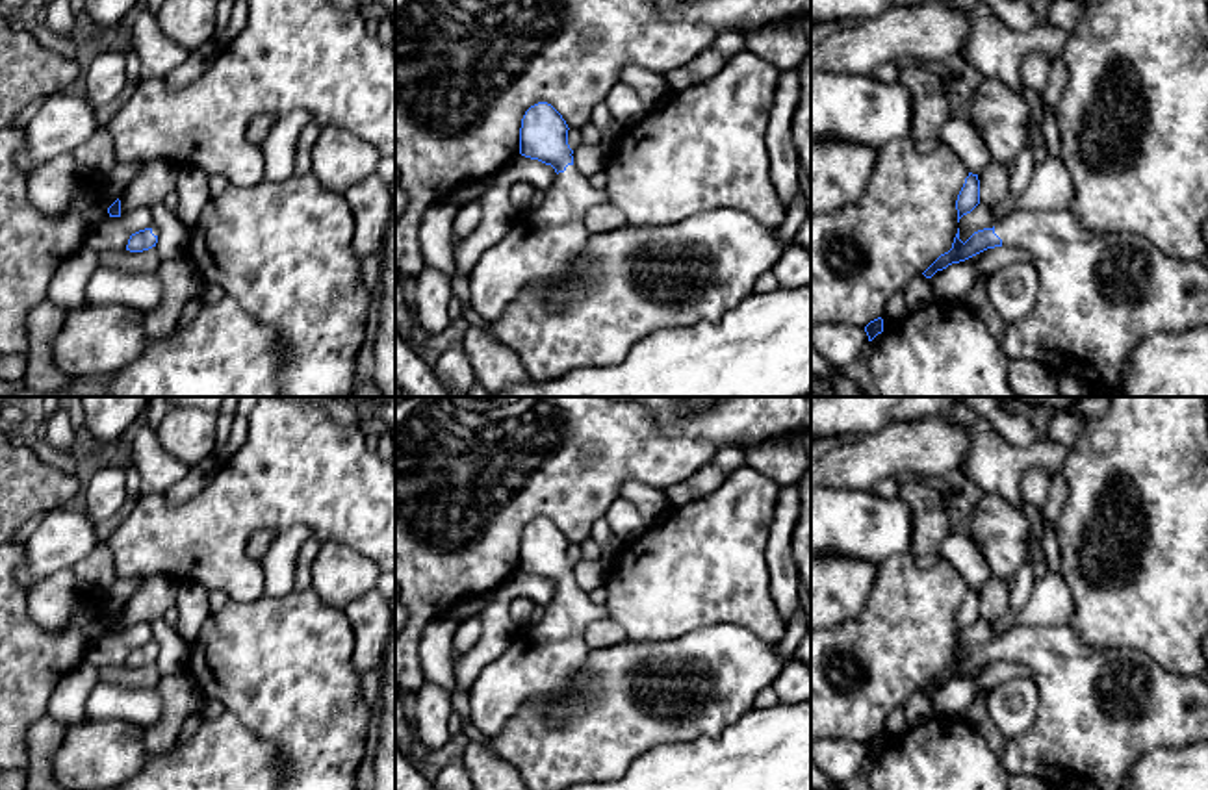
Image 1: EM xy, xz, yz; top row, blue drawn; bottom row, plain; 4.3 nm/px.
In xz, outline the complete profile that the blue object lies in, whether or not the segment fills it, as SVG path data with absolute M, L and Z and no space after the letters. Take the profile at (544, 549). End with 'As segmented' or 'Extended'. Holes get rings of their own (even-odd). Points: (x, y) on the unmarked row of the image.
M547 517L531 521L521 534L520 569L551 580L557 592L544 608L542 619L538 623L516 625L516 636L508 647L477 675L469 690L469 723L481 736L492 740L531 701L555 701L573 682L585 688L586 697L592 697L596 692L594 684L581 675L590 655L590 647L585 643L585 629L592 621L607 619L609 610L605 605L592 603L588 593L573 582L568 545L562 530Z. Extended

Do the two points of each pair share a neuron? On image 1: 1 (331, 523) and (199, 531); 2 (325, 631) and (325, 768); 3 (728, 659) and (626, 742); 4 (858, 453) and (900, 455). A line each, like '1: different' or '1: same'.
1: same
2: same
3: same
4: same

